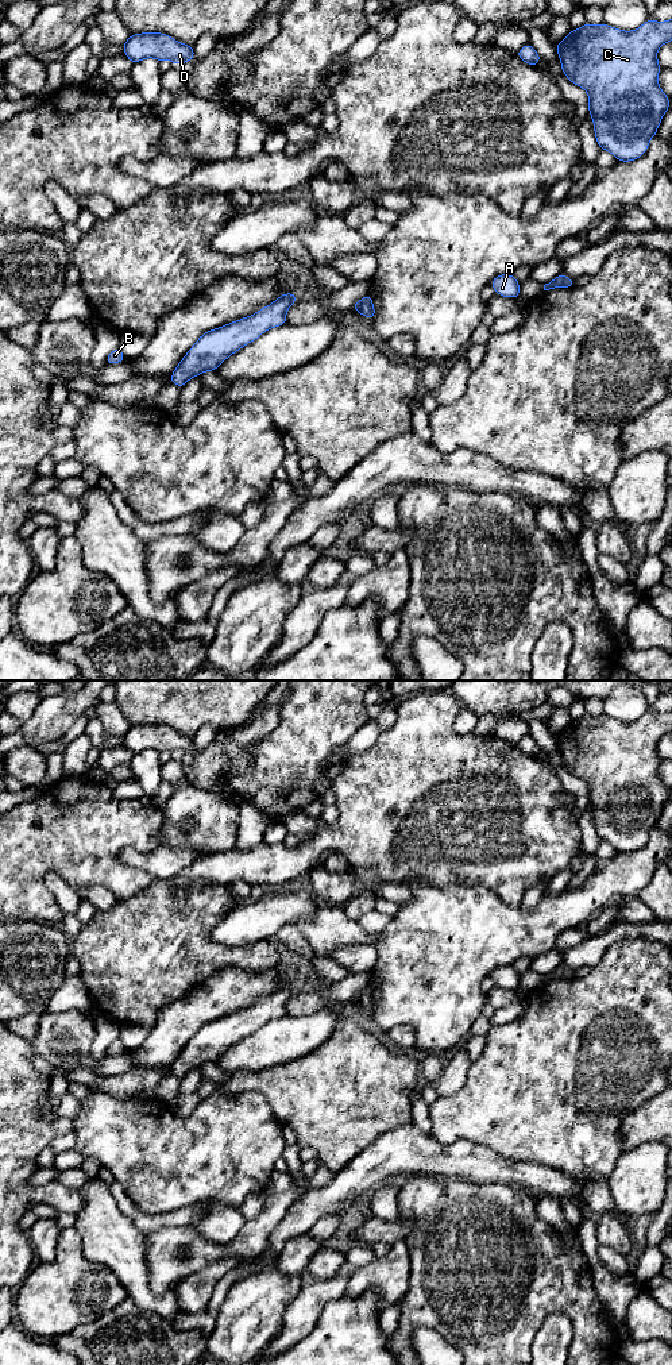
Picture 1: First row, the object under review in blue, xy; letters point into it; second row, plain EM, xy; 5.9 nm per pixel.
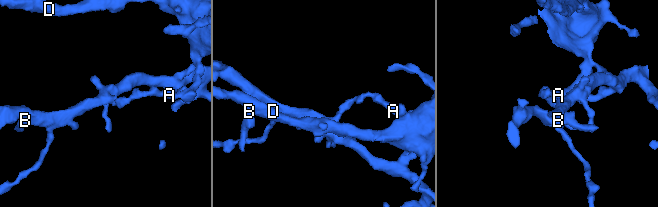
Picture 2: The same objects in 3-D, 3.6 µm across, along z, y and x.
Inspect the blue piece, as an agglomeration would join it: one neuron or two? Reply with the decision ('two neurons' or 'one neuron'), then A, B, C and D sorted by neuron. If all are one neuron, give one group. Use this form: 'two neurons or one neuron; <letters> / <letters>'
two neurons; A C D / B

